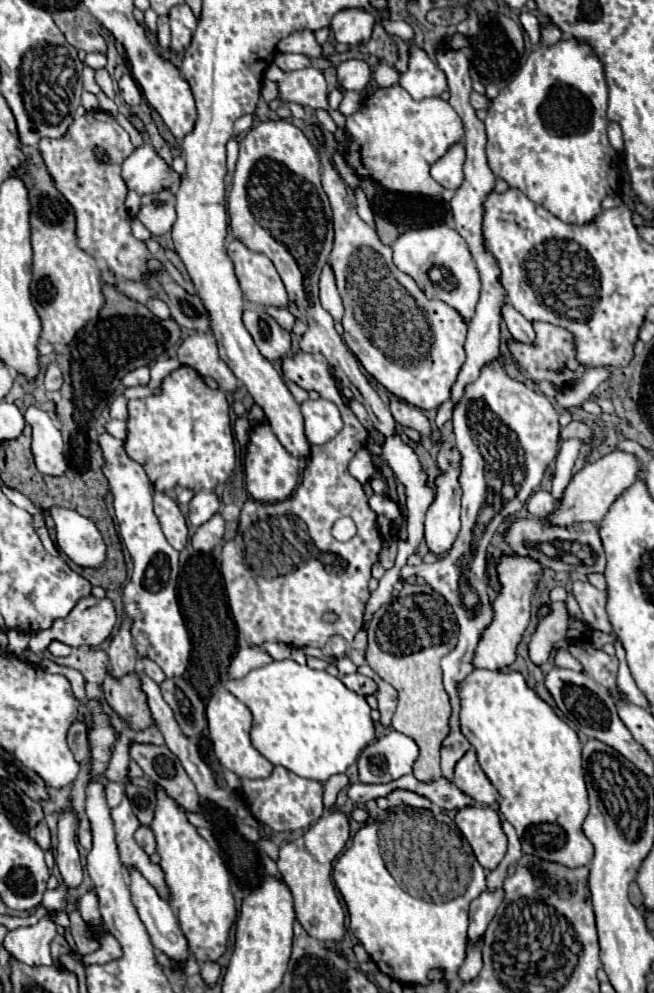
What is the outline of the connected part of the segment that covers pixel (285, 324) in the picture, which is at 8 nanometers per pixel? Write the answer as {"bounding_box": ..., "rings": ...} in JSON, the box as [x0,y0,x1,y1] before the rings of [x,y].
{"bounding_box":[266,308,295,332],"rings":[[[268,308],[266,313],[275,318],[281,328],[285,328],[287,332],[291,332],[291,328],[293,328],[293,324],[295,324],[295,318],[293,318],[293,314],[291,314],[287,308]]]}

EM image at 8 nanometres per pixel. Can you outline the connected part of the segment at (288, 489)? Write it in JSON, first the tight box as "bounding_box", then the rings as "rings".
{"bounding_box":[245,424,299,502],"rings":[[[259,424],[249,434],[247,458],[245,458],[245,486],[253,500],[257,502],[279,502],[293,494],[299,482],[299,462],[291,452],[287,452],[269,424]]]}

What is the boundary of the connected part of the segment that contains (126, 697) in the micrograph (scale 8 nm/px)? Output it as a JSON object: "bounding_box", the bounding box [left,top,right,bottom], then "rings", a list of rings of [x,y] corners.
{"bounding_box":[103,672,153,730],"rings":[[[107,672],[107,678],[103,682],[105,700],[111,700],[111,708],[125,718],[133,730],[145,730],[153,724],[153,716],[147,706],[147,696],[141,690],[141,678],[137,672],[125,674],[123,678],[113,678],[111,672]]]}

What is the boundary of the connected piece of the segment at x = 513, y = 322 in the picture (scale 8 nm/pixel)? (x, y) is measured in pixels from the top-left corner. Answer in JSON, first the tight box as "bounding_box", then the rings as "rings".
{"bounding_box":[503,306,535,344],"rings":[[[513,306],[503,308],[503,318],[515,340],[519,340],[523,344],[533,344],[533,340],[535,340],[533,324],[529,320],[525,320]]]}

